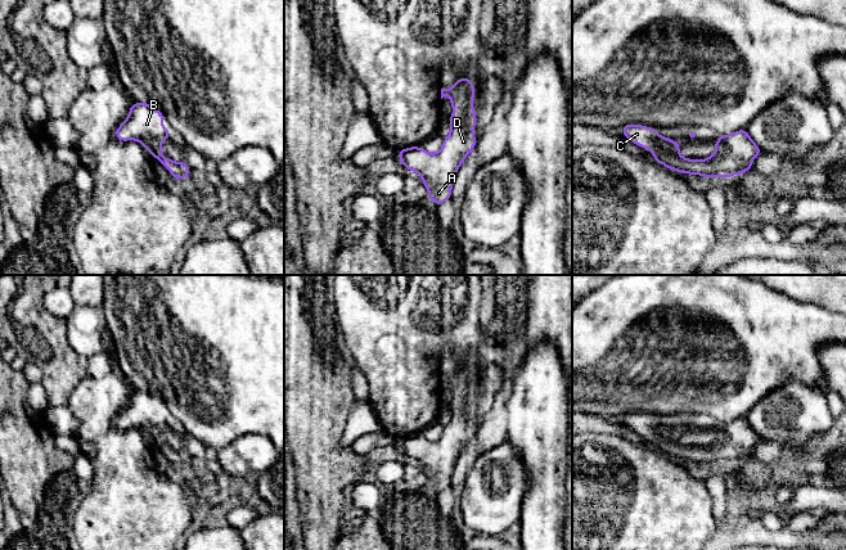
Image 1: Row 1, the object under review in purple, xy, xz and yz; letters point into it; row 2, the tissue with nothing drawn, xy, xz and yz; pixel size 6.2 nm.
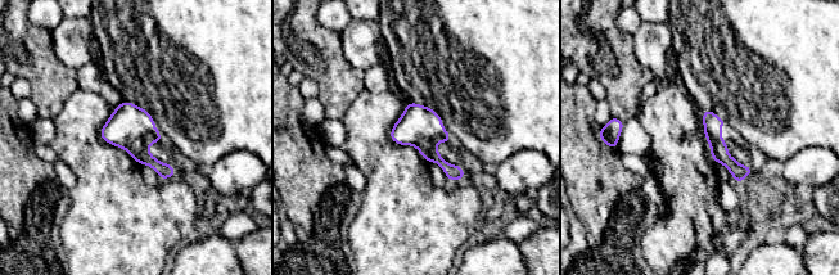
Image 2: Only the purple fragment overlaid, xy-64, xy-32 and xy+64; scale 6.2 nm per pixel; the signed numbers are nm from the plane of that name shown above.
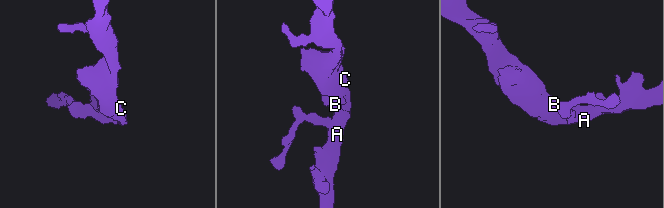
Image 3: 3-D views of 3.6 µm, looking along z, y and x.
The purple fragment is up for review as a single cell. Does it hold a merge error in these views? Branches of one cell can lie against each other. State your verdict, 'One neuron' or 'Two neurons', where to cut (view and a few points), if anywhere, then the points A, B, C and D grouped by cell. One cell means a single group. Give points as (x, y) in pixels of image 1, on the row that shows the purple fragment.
One neuron. No split. Groups: A B C D

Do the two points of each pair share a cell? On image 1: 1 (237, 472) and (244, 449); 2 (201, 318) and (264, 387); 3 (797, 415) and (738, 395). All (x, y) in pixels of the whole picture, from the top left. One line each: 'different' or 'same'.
1: same
2: same
3: different

